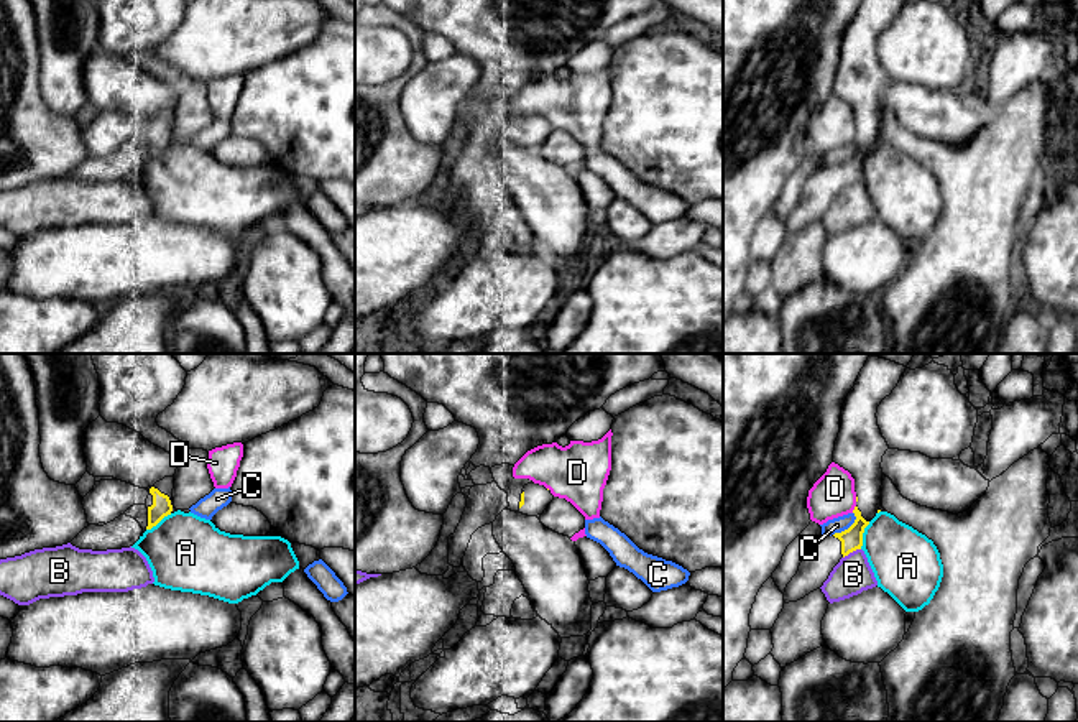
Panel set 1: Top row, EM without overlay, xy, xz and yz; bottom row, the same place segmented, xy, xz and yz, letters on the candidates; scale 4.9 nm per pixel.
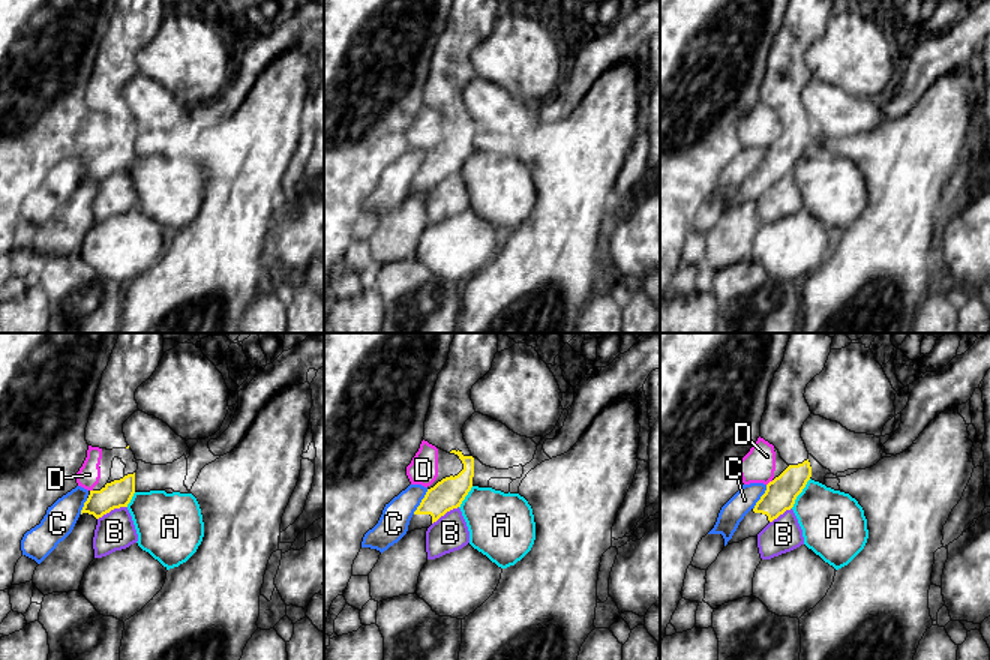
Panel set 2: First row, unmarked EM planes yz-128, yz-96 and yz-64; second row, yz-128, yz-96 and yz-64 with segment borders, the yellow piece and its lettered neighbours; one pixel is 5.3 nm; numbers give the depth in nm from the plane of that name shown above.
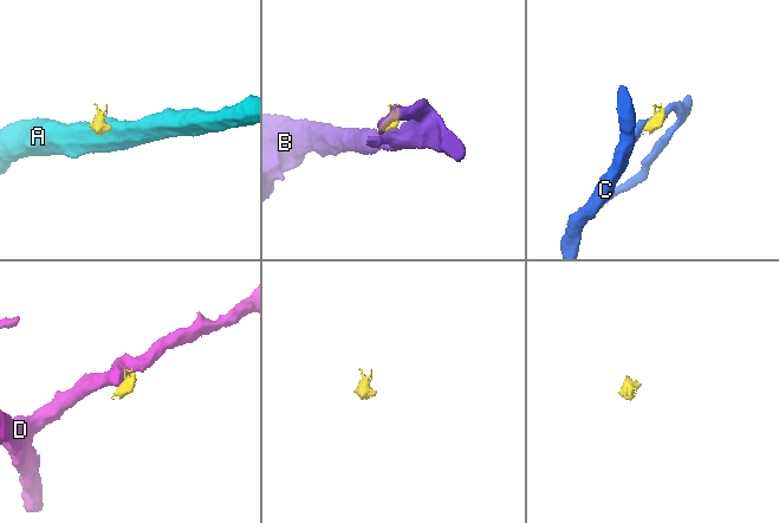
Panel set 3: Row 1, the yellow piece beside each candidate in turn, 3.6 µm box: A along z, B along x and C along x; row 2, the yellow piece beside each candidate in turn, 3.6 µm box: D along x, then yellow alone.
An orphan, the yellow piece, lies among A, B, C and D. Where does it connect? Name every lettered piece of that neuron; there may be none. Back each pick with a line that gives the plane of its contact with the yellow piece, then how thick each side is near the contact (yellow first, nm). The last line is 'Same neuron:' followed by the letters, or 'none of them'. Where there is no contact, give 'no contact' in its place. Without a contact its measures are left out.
Same neuron: none of them

